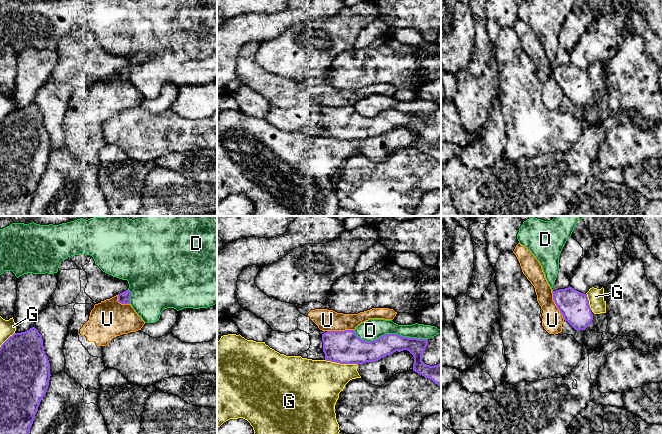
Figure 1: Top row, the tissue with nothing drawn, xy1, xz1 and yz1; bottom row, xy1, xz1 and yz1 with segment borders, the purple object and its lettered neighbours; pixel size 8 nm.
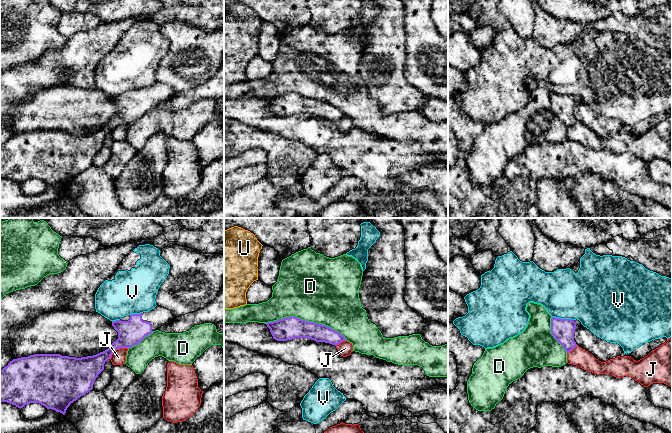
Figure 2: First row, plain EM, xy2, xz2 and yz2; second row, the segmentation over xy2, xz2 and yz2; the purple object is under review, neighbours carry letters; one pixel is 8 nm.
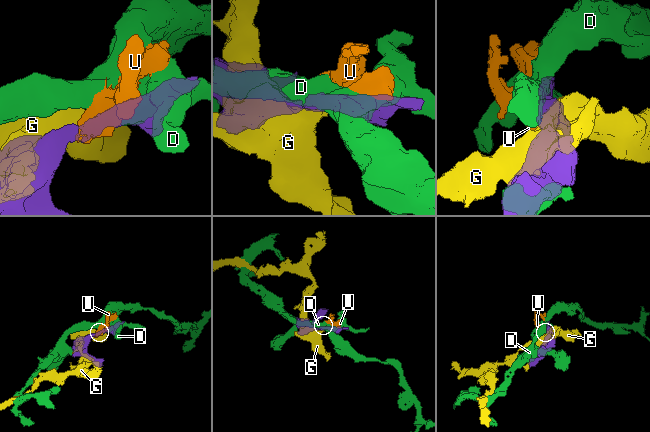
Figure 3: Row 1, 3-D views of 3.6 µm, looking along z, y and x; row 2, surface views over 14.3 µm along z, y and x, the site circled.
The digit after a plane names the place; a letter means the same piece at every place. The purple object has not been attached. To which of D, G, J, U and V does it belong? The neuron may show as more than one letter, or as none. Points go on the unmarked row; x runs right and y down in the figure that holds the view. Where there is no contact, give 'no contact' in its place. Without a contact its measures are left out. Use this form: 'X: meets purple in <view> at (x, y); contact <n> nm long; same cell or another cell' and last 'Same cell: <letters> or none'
D: meets purple in xz2 at (304, 96); contact 700 nm long; another cell
G: meets purple in xz1 at (341, 139); contact 260 nm long; another cell
J: meets purple in xy2 at (117, 124); contact 180 nm long; another cell
U: meets purple in yz1 at (556, 81); contact 240 nm long; another cell
V: meets purple in yz2 at (563, 95); contact 180 nm long; another cell
Same cell: none

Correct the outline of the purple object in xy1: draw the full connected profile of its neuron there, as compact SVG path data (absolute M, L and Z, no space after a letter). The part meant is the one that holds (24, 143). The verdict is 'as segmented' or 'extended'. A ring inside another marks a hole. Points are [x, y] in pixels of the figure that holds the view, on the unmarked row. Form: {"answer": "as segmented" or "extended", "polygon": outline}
{"answer": "as segmented", "polygon": "M35 103L14 109L0 123L0 216L29 216L30 204L50 156L50 139Z"}

